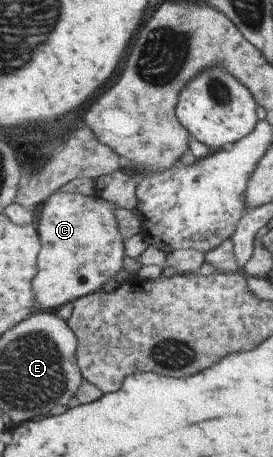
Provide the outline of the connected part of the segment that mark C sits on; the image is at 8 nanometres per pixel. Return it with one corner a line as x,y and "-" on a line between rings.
59,191
44,202
38,220
43,248
38,259
40,271
33,279
38,310
57,311
64,304
101,291
109,280
117,278
125,262
125,248
115,206
95,195

